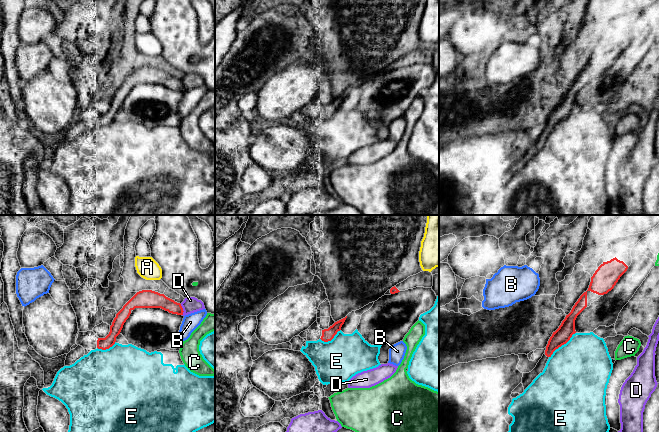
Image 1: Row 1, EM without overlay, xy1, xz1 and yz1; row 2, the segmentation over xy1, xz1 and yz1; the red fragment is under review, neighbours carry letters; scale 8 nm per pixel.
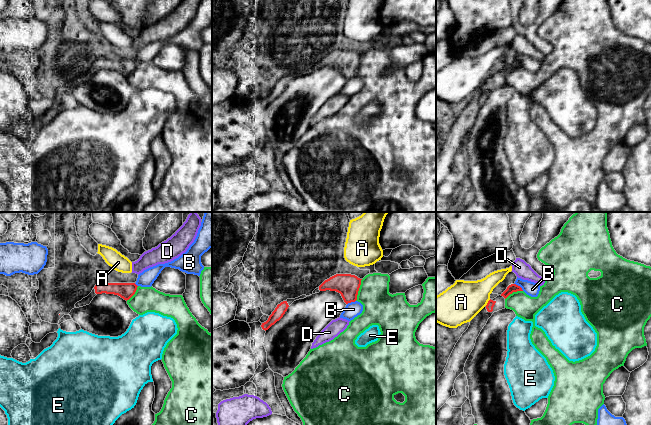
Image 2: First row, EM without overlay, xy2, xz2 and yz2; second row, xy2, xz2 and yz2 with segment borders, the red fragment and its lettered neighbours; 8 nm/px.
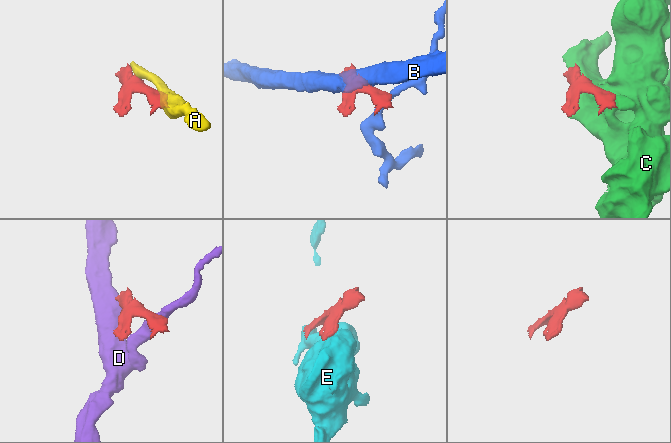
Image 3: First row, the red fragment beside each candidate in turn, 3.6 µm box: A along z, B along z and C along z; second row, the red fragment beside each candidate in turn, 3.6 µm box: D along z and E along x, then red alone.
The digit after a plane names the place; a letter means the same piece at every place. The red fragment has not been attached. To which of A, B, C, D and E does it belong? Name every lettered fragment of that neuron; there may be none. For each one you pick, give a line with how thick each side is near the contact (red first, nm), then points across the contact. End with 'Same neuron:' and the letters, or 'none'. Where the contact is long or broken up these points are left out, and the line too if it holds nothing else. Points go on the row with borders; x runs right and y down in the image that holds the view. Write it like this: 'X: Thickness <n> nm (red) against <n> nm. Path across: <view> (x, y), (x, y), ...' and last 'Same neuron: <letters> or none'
Same neuron: none

